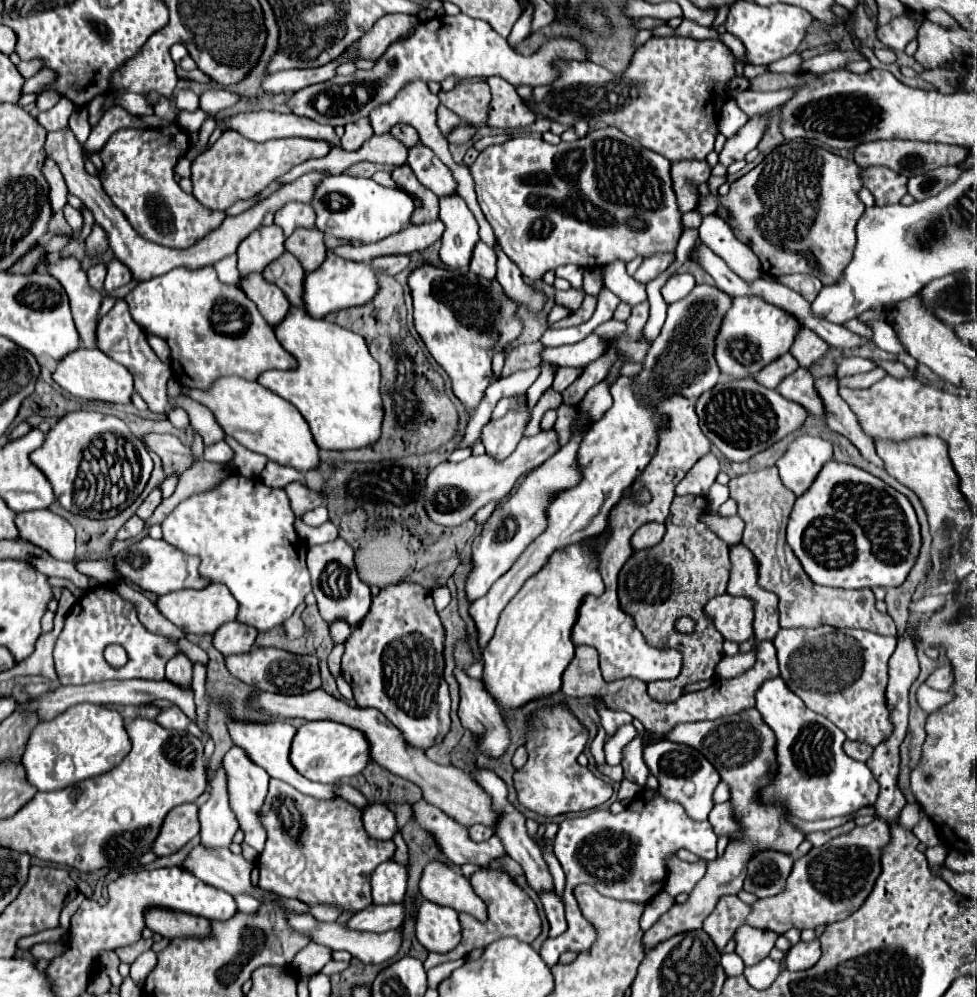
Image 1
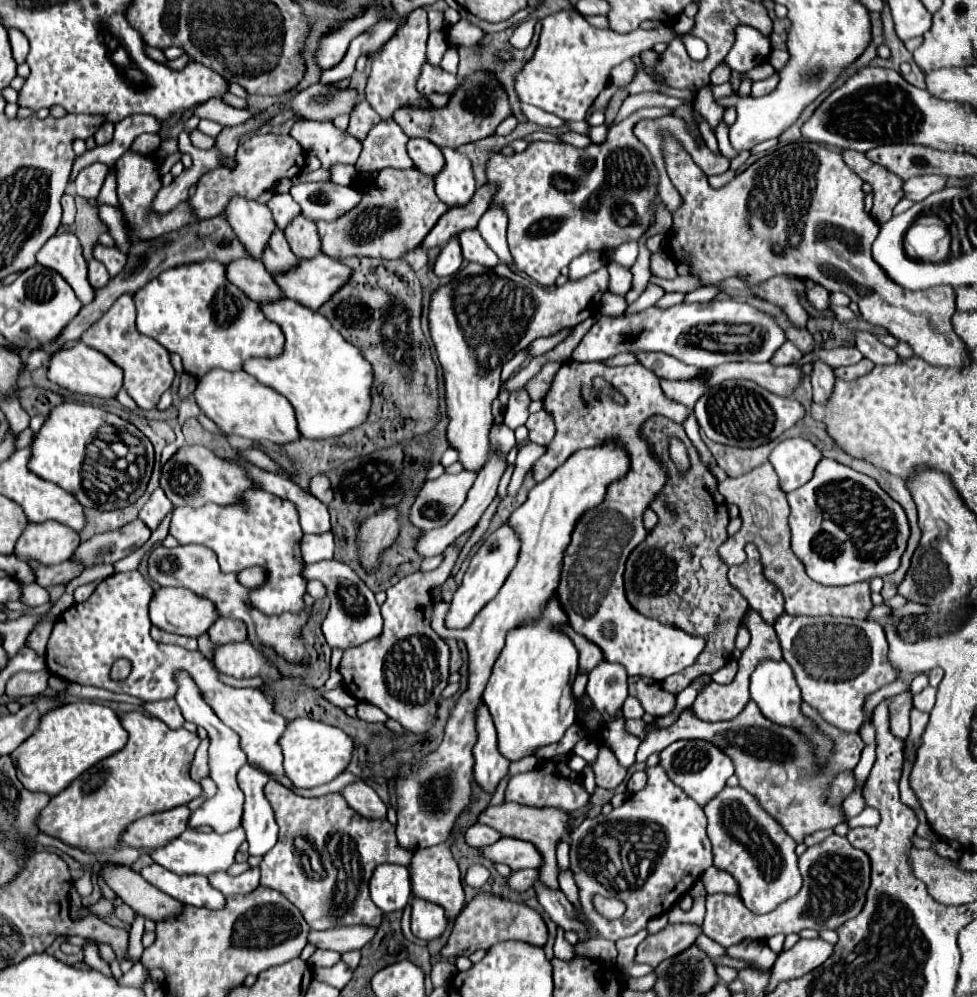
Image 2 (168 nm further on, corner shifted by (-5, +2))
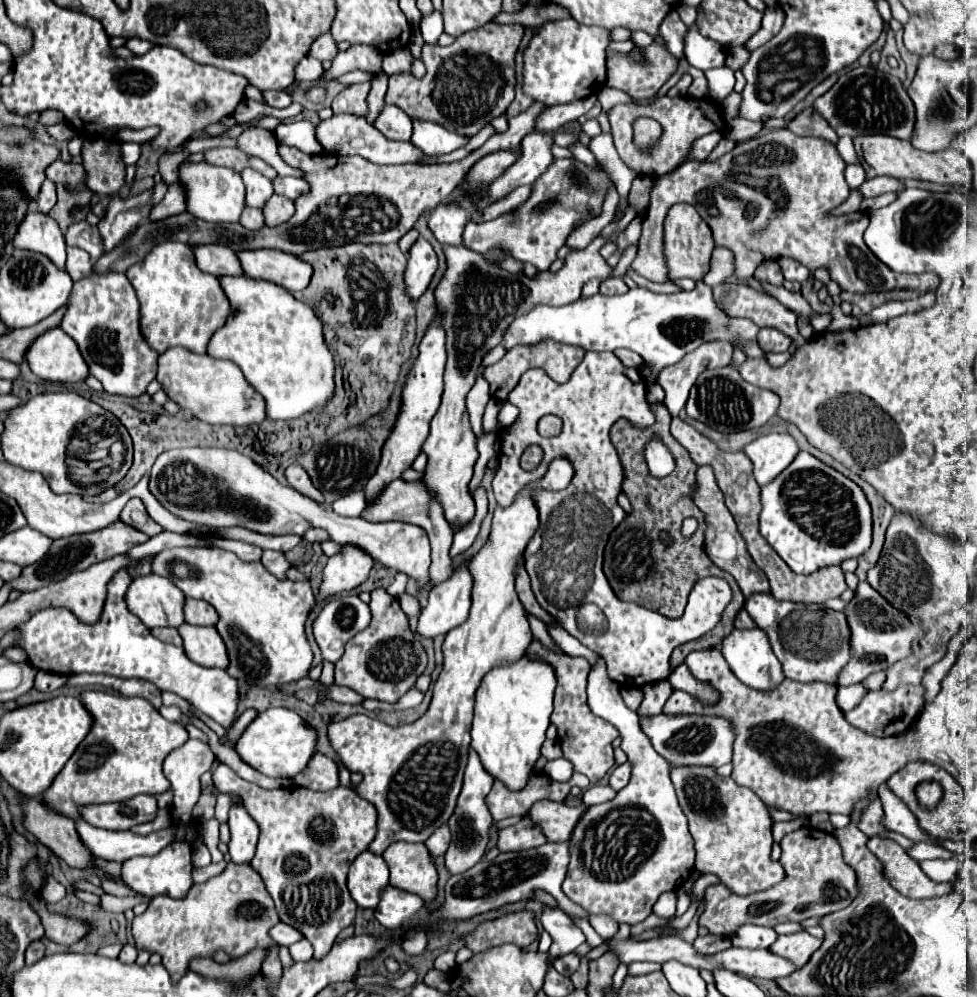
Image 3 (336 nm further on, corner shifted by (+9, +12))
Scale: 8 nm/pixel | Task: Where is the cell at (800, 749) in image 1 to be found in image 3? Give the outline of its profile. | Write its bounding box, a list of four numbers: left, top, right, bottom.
[721,627,785,691]

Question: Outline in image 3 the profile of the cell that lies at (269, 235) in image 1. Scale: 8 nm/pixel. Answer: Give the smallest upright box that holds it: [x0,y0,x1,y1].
[179,161,245,223]

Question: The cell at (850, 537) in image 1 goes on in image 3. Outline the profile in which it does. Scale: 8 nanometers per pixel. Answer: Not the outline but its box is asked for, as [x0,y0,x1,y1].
[759,451,871,575]

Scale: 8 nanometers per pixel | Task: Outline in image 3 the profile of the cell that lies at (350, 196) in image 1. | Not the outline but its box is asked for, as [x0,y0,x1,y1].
[273,177,309,199]

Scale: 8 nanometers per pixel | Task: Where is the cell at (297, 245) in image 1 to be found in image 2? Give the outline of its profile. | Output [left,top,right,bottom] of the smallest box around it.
[285,215,321,259]

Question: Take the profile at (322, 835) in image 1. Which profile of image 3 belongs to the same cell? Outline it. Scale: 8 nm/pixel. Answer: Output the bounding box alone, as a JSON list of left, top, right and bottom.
[213,765,377,959]

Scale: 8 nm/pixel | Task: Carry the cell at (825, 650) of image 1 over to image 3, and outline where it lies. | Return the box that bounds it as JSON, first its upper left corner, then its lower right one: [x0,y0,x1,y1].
[745,593,851,685]

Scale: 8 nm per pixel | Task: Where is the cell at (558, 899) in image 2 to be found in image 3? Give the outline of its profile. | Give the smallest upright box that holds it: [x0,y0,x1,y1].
[541,905,585,957]

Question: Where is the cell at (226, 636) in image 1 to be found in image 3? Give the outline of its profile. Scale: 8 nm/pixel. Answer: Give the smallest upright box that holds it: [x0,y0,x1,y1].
[185,599,217,625]

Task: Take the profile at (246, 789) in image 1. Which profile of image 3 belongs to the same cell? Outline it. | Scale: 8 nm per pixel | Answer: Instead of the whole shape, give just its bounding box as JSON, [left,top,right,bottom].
[229,805,259,863]

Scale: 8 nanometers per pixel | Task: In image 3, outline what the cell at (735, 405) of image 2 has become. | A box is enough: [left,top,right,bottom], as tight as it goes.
[685,367,779,433]

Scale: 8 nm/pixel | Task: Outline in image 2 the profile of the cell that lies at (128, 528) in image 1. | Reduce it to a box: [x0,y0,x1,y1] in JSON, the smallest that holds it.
[73,519,151,565]

